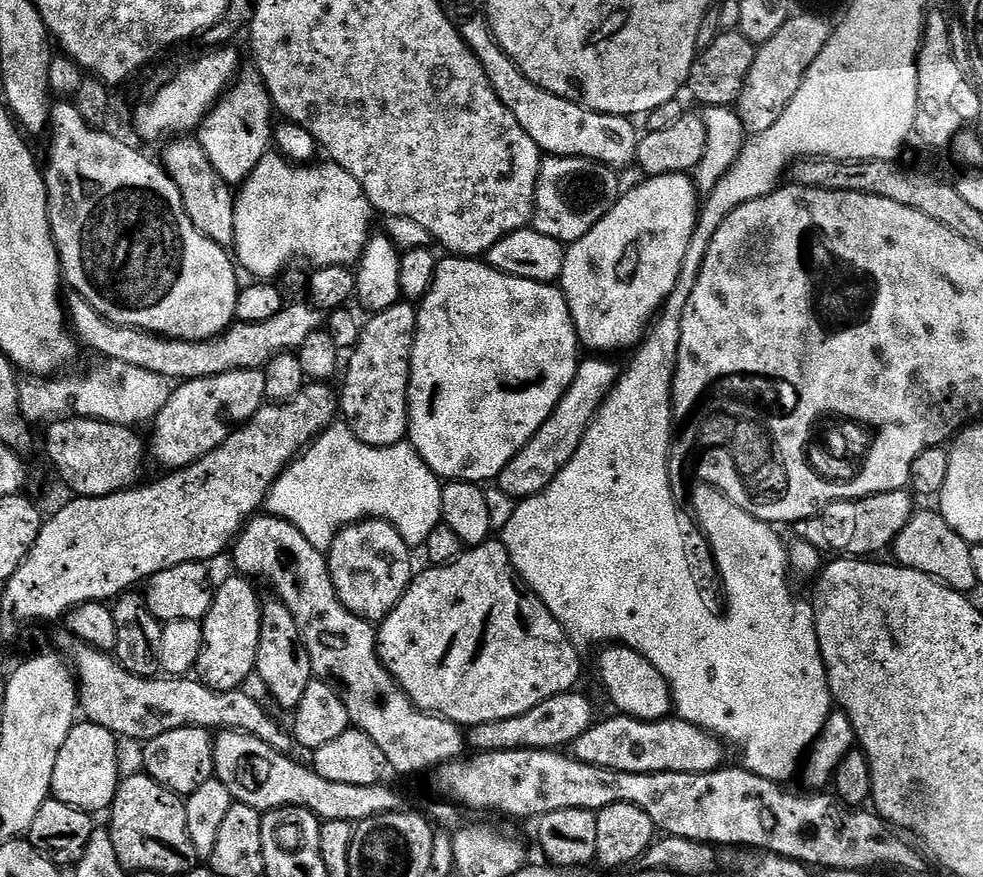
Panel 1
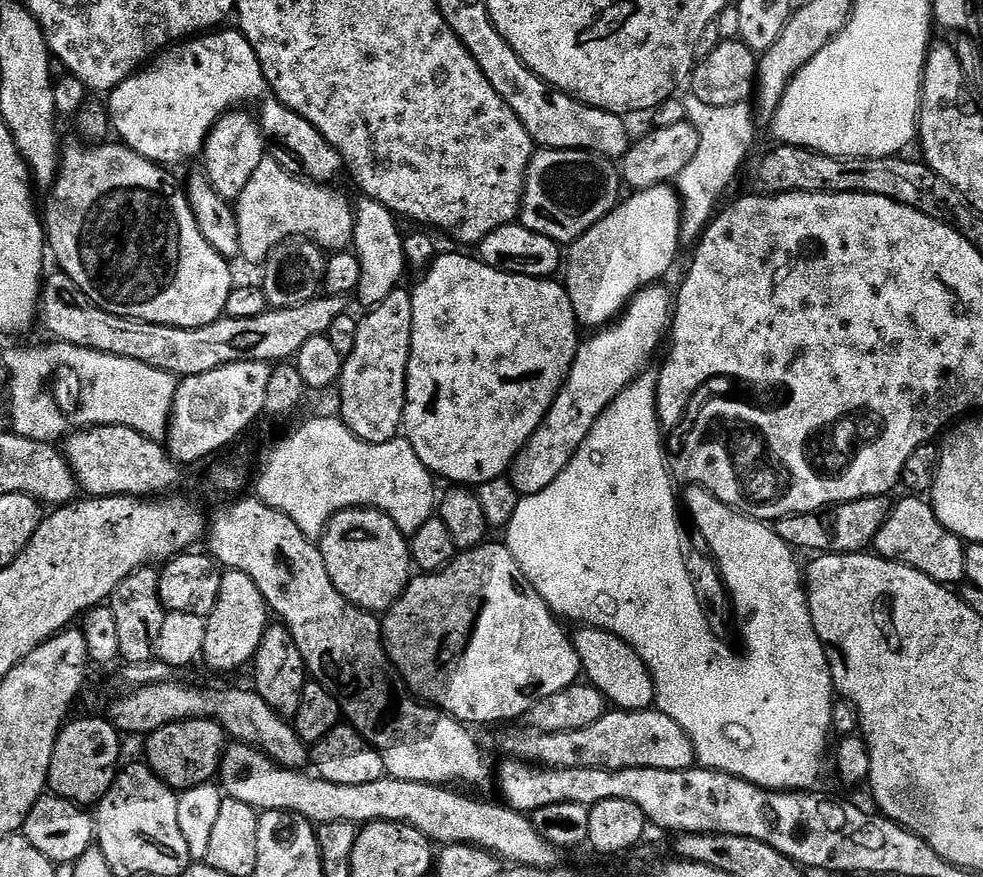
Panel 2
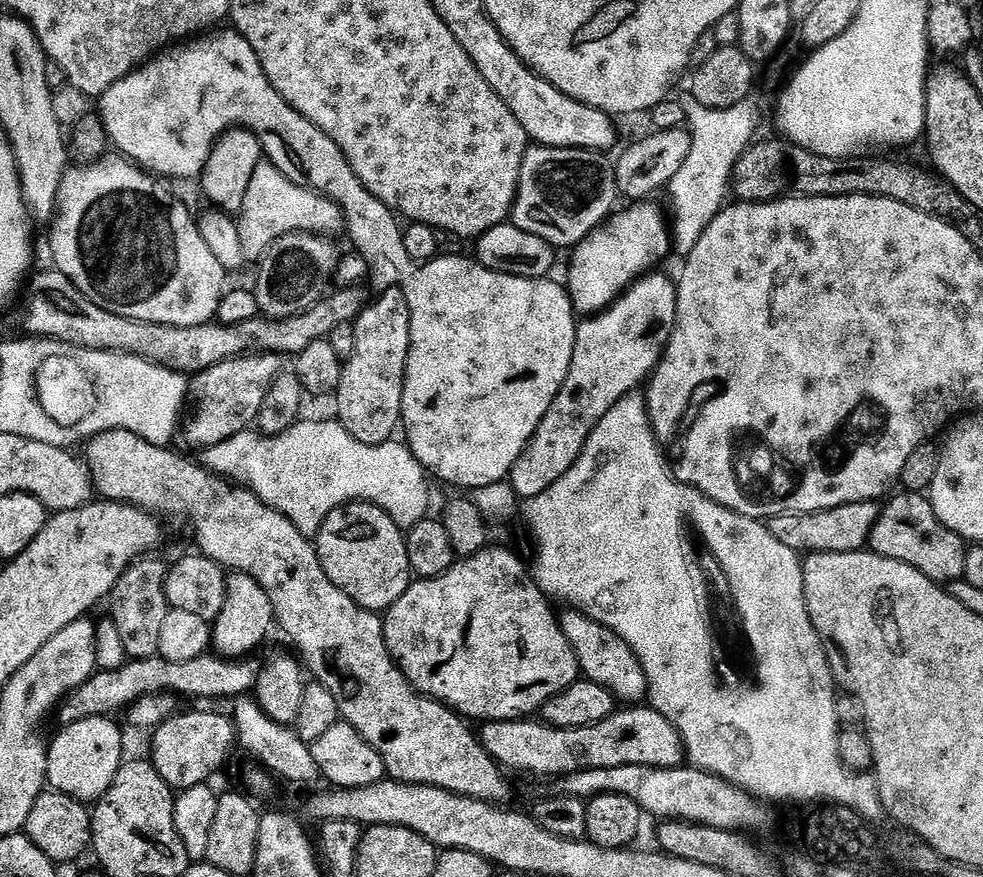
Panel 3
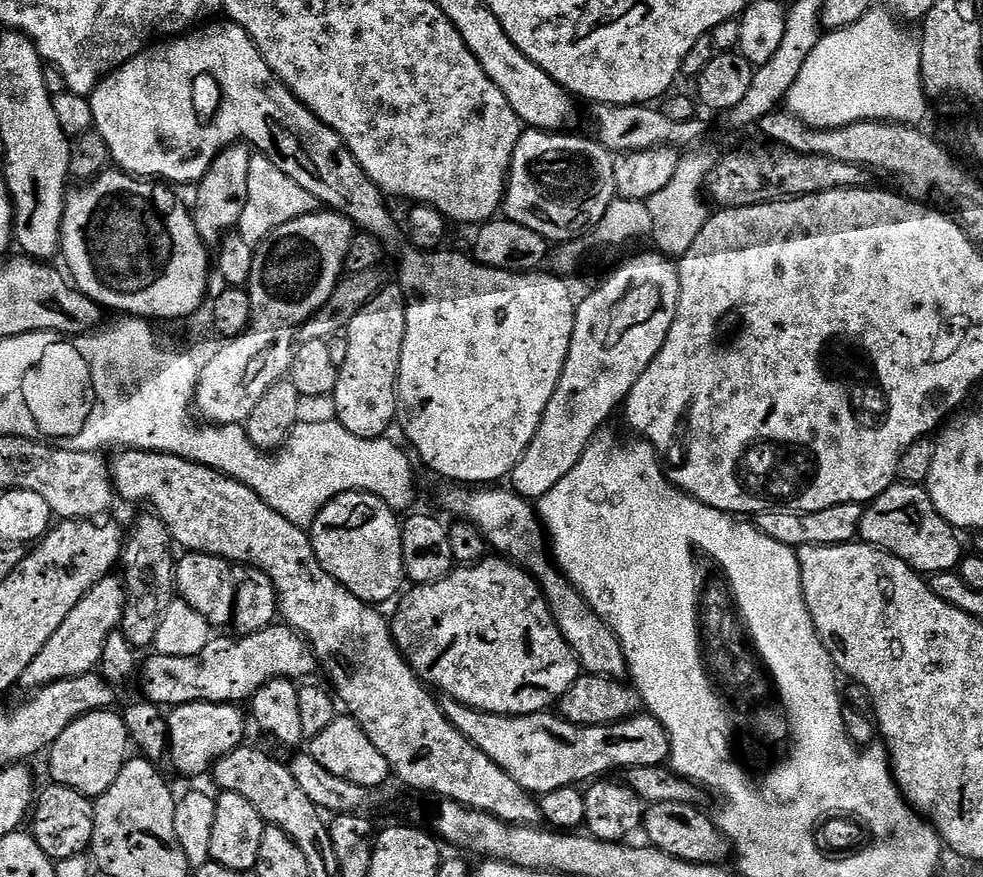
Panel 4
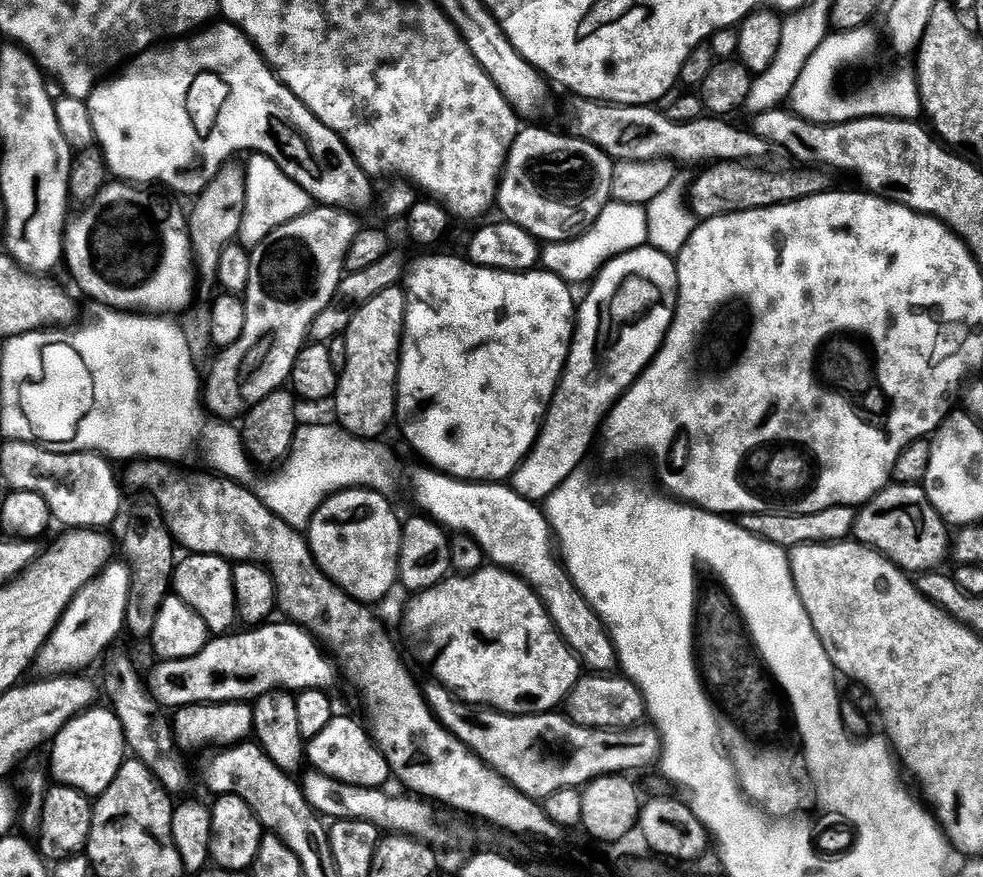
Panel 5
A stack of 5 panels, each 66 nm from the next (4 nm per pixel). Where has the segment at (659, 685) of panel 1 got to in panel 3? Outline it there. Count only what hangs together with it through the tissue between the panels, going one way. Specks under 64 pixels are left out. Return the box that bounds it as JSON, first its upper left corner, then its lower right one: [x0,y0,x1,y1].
[558,610,648,706]

